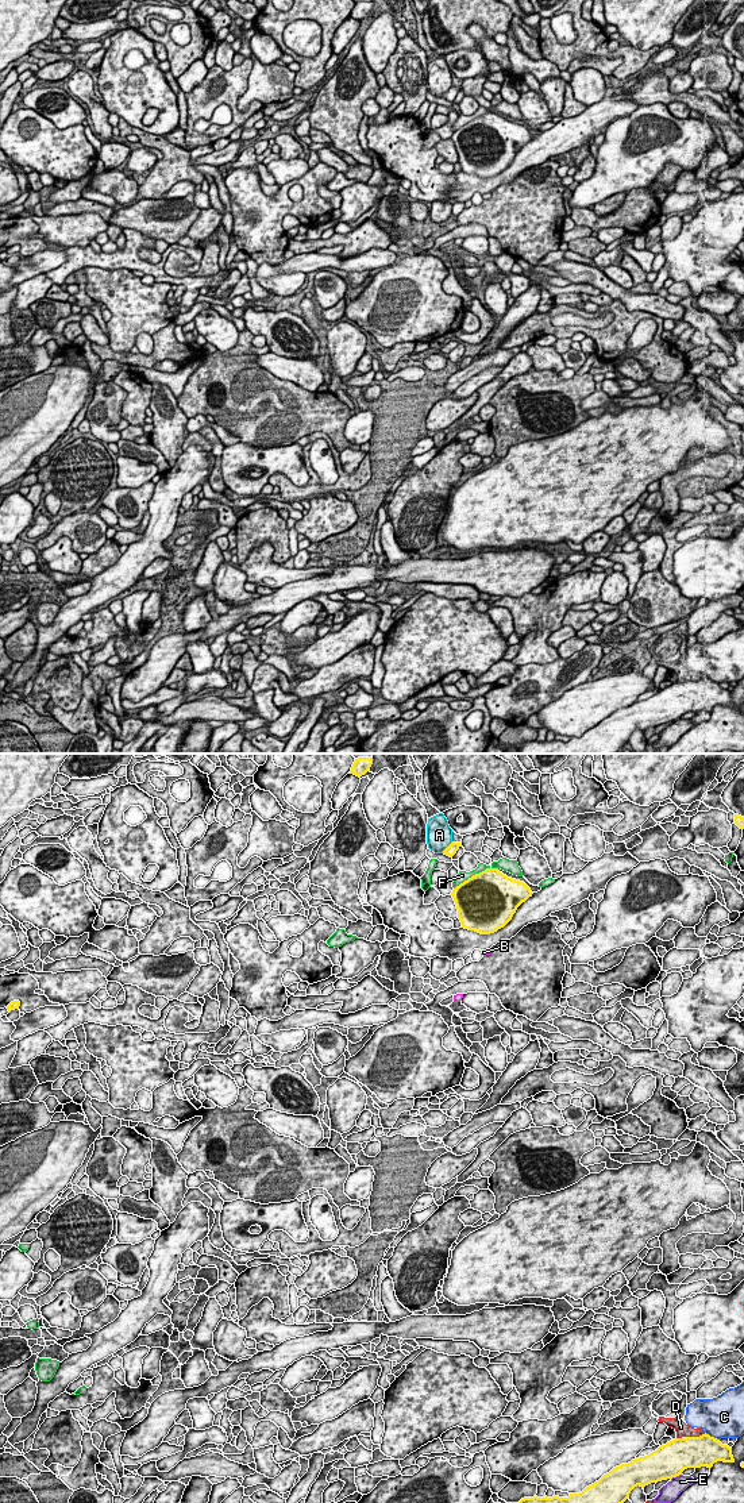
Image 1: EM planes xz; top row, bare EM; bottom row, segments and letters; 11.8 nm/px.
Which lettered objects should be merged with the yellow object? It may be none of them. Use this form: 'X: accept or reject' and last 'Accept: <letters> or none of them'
A: reject
B: accept
C: reject
D: reject
E: reject
F: reject
Accept: B

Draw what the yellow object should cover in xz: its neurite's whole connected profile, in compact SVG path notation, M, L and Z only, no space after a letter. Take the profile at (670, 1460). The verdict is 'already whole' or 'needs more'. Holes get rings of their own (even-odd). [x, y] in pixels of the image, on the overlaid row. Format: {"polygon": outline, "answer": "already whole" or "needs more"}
{"polygon": "M706 1433L675 1438L648 1456L613 1468L579 1494L570 1494L568 1498L524 1498L519 1503L624 1503L637 1485L644 1488L676 1477L687 1468L712 1468L717 1461L735 1462L732 1448L722 1445L720 1440Z", "answer": "already whole"}

